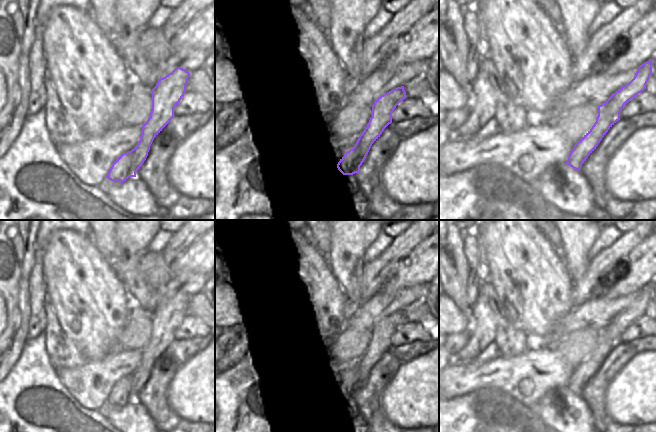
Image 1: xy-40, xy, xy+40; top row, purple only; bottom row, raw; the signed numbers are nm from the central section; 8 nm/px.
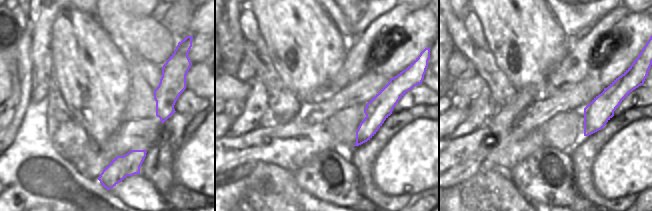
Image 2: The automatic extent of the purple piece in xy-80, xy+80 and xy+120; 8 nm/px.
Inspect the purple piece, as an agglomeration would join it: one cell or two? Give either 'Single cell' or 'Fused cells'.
Fused cells

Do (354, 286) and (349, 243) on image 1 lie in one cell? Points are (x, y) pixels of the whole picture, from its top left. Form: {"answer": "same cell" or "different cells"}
{"answer": "same cell"}

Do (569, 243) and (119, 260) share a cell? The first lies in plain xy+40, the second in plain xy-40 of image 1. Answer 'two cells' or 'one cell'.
two cells

